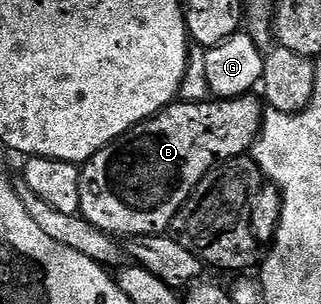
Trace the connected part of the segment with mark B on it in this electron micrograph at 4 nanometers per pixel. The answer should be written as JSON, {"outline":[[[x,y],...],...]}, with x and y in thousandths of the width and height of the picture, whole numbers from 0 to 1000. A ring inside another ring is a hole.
{"outline":[[[791,309],[754,313],[745,326],[688,326],[642,339],[548,332],[455,391],[449,405],[396,431],[374,457],[315,490],[287,523],[255,539],[252,674],[246,704],[274,720],[330,773],[405,780],[414,773],[505,773],[530,750],[583,651],[614,609],[685,536],[766,513],[791,487],[819,421],[826,352]]]}

